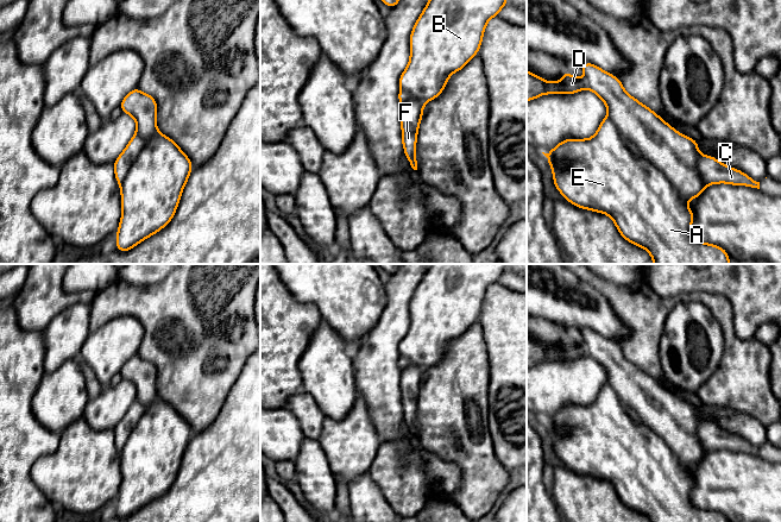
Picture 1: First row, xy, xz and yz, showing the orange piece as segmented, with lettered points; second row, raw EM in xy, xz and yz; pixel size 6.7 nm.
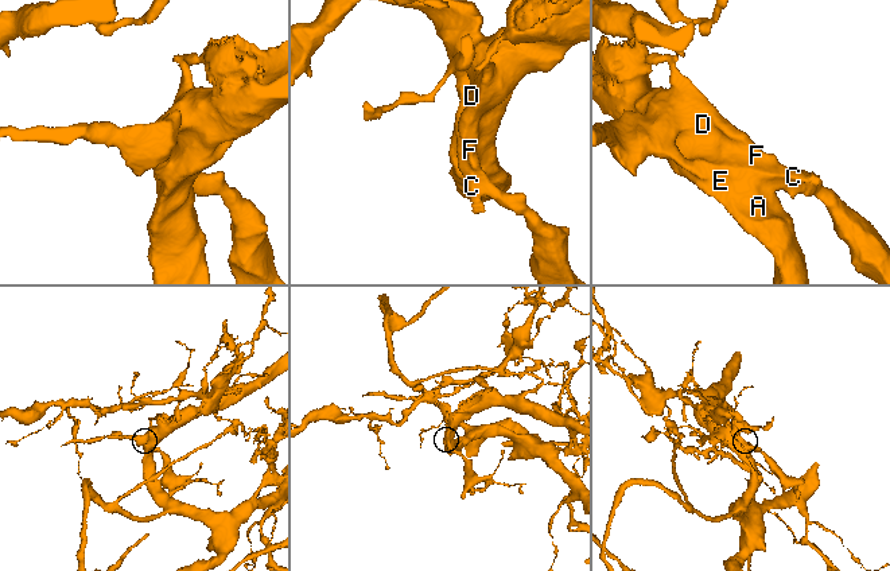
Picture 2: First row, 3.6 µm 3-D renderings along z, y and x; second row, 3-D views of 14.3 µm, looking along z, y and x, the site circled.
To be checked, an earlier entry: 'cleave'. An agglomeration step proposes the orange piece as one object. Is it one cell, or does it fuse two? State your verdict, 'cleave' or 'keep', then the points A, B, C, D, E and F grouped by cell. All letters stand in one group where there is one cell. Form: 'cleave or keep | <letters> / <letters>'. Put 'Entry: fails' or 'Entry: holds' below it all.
keep | A B C D E F
Entry: fails

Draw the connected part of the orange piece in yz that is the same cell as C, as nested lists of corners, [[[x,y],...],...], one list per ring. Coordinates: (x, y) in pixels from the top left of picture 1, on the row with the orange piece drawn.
[[[588,62],[580,67],[586,77],[585,82],[567,70],[560,82],[548,82],[527,70],[527,101],[543,94],[575,94],[588,88],[605,102],[609,111],[609,115],[603,119],[592,138],[568,138],[558,144],[549,153],[542,152],[552,166],[554,184],[563,199],[578,208],[607,214],[621,235],[631,244],[647,250],[654,264],[730,264],[730,256],[724,249],[692,238],[691,224],[694,214],[686,201],[698,197],[707,184],[729,183],[760,189],[760,182],[754,181],[741,170],[720,163],[712,156],[703,156],[698,151],[695,139],[679,133],[650,108],[629,95],[617,76]]]

